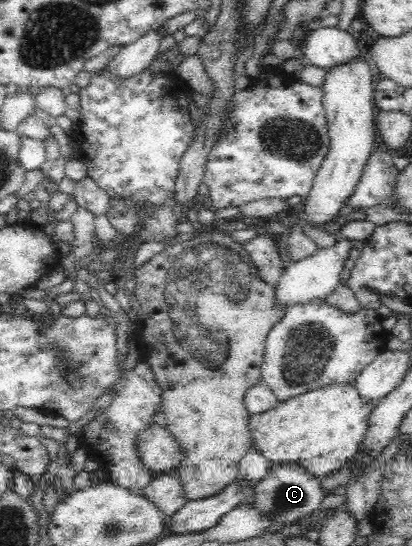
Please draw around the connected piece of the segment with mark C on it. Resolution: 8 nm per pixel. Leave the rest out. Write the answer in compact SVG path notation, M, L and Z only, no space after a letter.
M285 463L271 466L268 473L261 478L262 482L256 491L253 504L275 522L293 522L304 518L317 509L323 501L321 477L307 471L303 463Z

